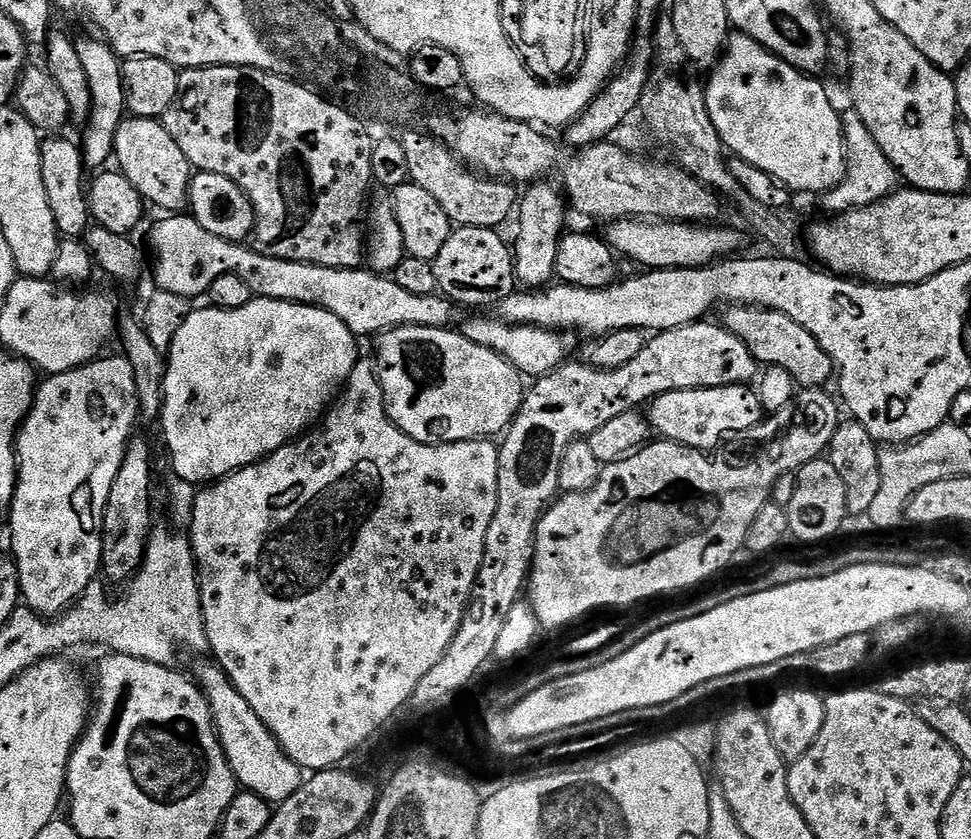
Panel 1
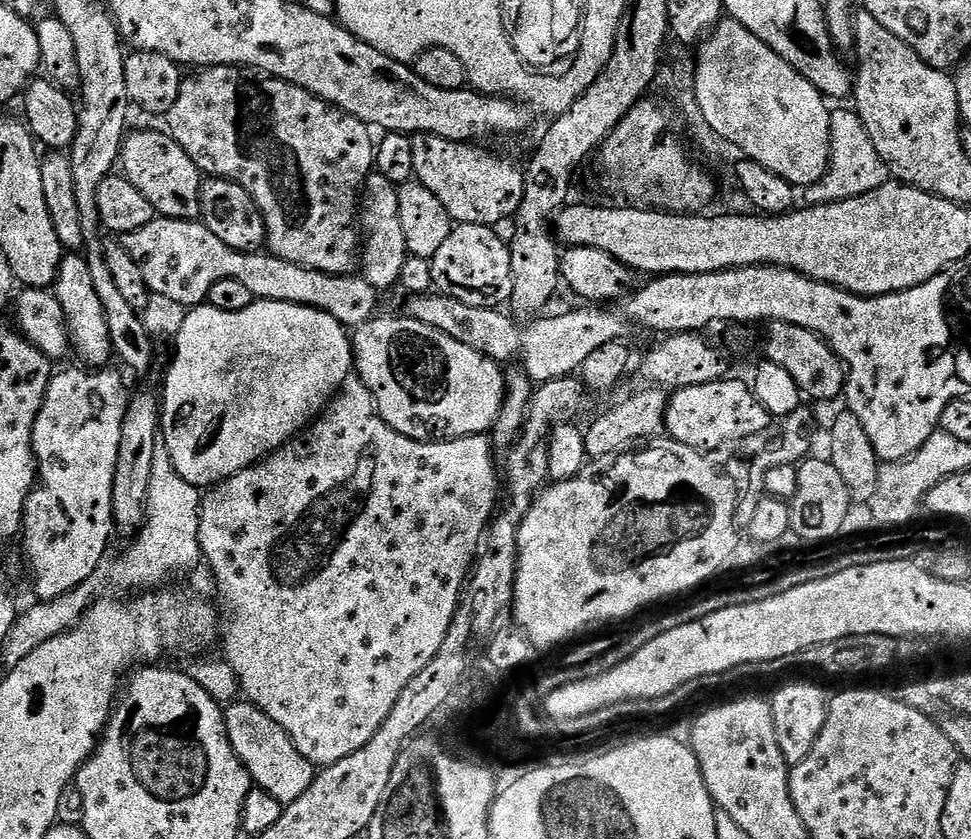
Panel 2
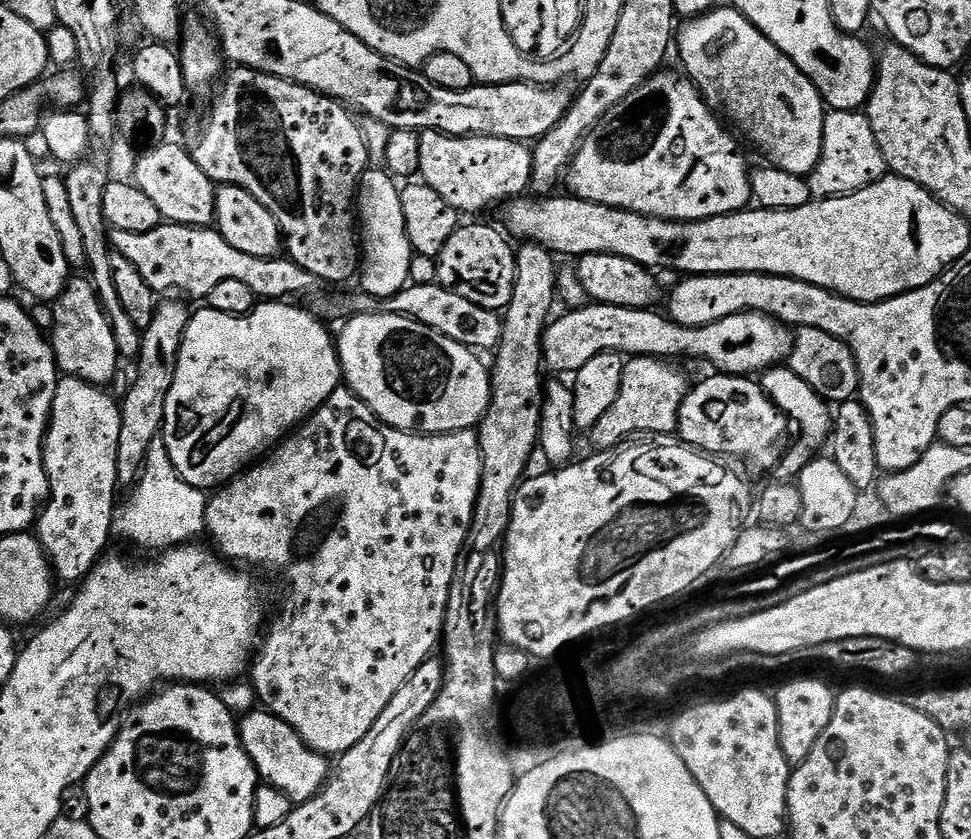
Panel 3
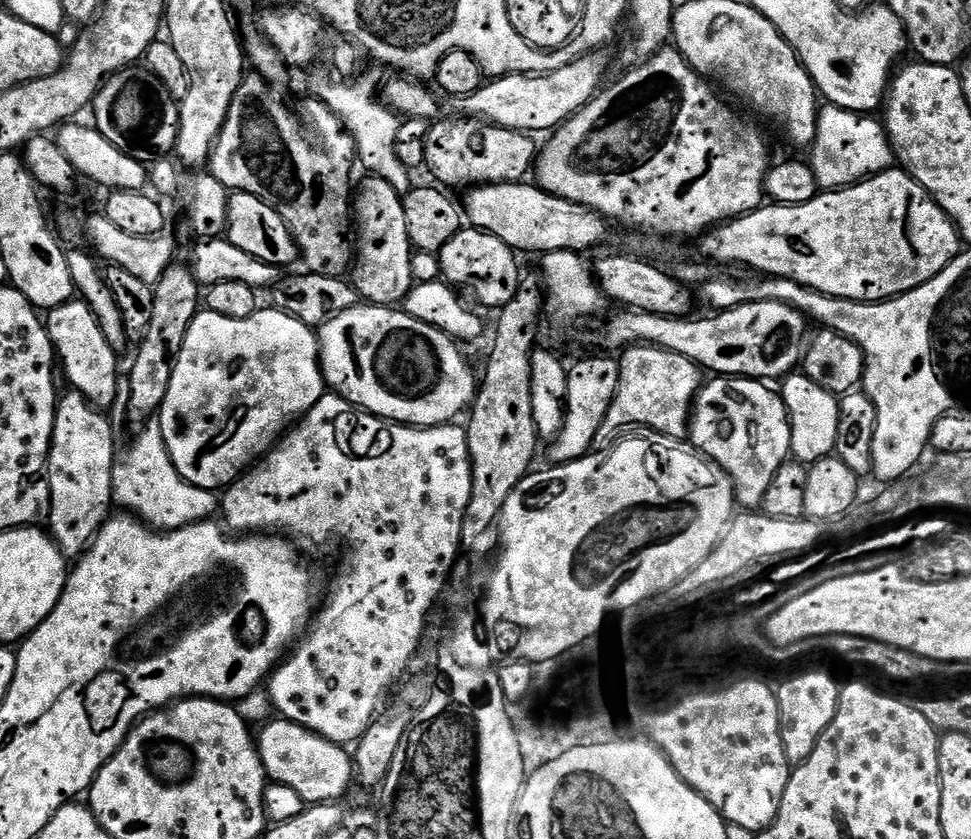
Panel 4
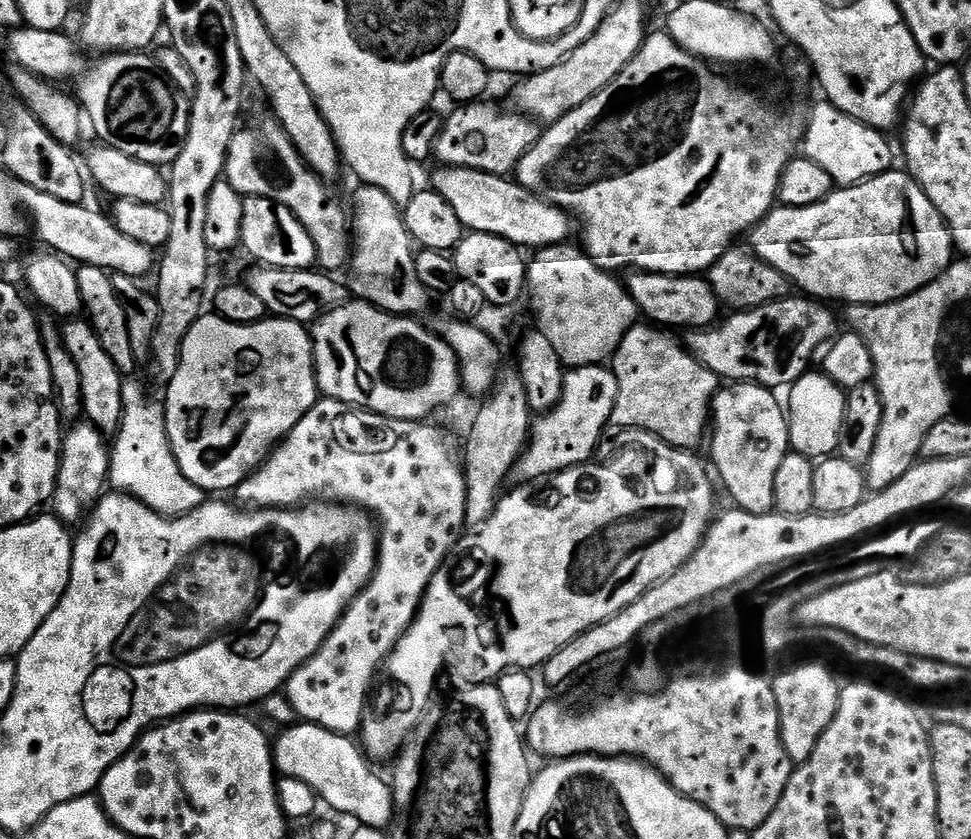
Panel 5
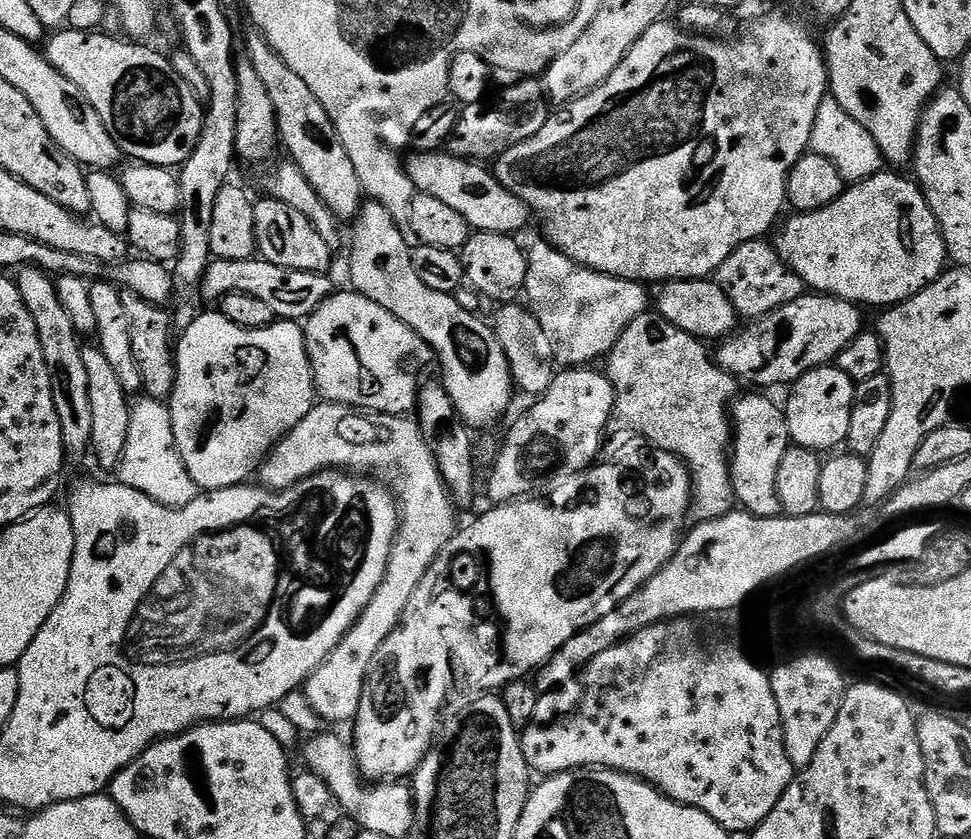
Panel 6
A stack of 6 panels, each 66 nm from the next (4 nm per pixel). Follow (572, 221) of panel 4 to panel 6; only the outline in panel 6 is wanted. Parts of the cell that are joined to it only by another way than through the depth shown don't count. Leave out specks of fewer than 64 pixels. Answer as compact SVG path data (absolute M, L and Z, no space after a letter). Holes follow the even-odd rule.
M447 150L439 152L416 152L406 160L408 177L414 182L417 193L421 196L438 198L445 206L452 207L457 214L466 218L469 229L476 232L502 232L520 234L528 224L530 213L525 204L502 182L498 182L495 171L488 172L483 163L464 160Z

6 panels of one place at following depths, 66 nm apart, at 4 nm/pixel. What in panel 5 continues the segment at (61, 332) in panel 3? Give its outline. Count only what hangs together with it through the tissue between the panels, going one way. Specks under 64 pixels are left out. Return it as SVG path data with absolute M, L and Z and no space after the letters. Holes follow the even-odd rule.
M72 318L63 325L64 348L74 358L78 366L78 374L82 378L82 409L87 423L92 424L105 437L115 437L120 429L124 407L122 406L122 386L124 380L120 371L110 362L110 354L102 350L102 342L98 342L98 334L94 334L92 325L84 318Z

